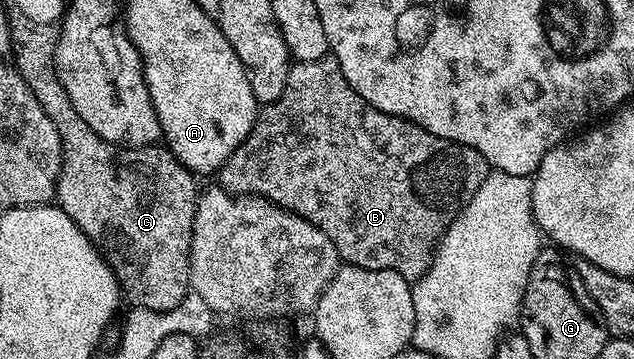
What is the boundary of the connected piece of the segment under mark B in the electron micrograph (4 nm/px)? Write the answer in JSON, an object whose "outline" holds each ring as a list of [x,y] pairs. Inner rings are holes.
{"outline":[[[327,53],[316,61],[291,62],[284,93],[280,93],[280,97],[276,97],[276,101],[265,104],[259,110],[254,128],[250,130],[246,140],[230,154],[228,161],[222,166],[222,170],[217,172],[216,179],[221,187],[232,195],[257,195],[286,211],[294,211],[312,225],[319,227],[324,233],[328,233],[328,241],[332,241],[332,245],[336,245],[338,258],[343,264],[377,271],[395,271],[400,273],[400,277],[417,281],[424,277],[424,273],[428,273],[434,260],[434,250],[438,248],[442,234],[446,232],[448,225],[452,225],[452,221],[464,209],[466,202],[480,189],[480,185],[484,185],[487,174],[486,159],[480,153],[476,153],[476,149],[465,147],[463,143],[453,143],[436,137],[432,133],[428,133],[428,129],[424,129],[412,121],[389,115],[368,105],[368,101],[364,101],[364,97],[360,97],[360,93],[356,93],[356,89],[352,89],[352,85],[348,85],[340,65],[334,60],[333,55]]]}

